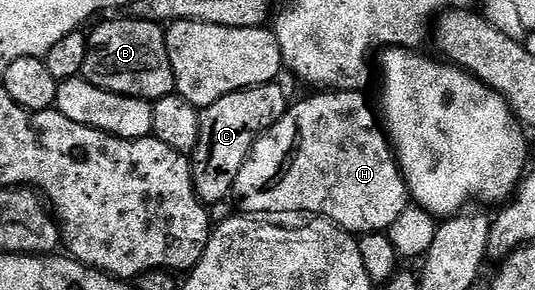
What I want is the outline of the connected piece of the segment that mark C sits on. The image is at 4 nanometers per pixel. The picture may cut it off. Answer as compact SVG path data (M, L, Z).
M275 81L250 87L247 91L228 93L228 97L220 97L220 101L201 112L200 137L192 152L194 188L201 203L211 205L231 198L236 177L240 177L240 169L244 169L244 161L248 161L254 142L263 131L284 117L288 100L280 84Z

